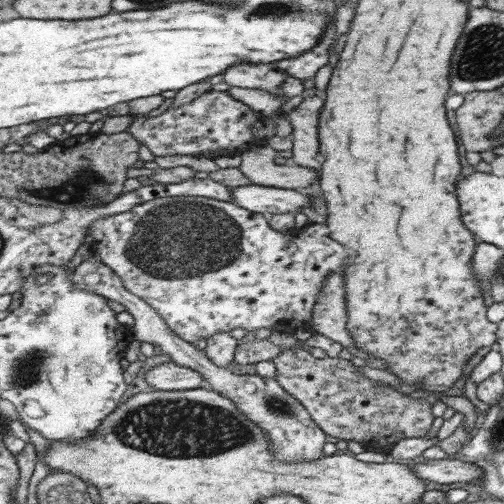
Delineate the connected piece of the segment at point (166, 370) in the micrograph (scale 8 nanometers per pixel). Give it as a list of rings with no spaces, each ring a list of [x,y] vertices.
[[[174,360],[152,368],[146,375],[152,389],[176,391],[211,388],[202,373],[194,368],[182,366]]]

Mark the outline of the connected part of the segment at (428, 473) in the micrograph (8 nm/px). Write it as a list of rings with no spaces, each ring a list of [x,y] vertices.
[[[428,459],[427,462],[422,463],[412,462],[410,469],[416,474],[416,478],[422,481],[432,480],[444,487],[453,482],[482,481],[482,468],[458,459]]]

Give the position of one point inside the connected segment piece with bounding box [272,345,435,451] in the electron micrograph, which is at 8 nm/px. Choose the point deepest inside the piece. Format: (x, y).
(349, 406)

